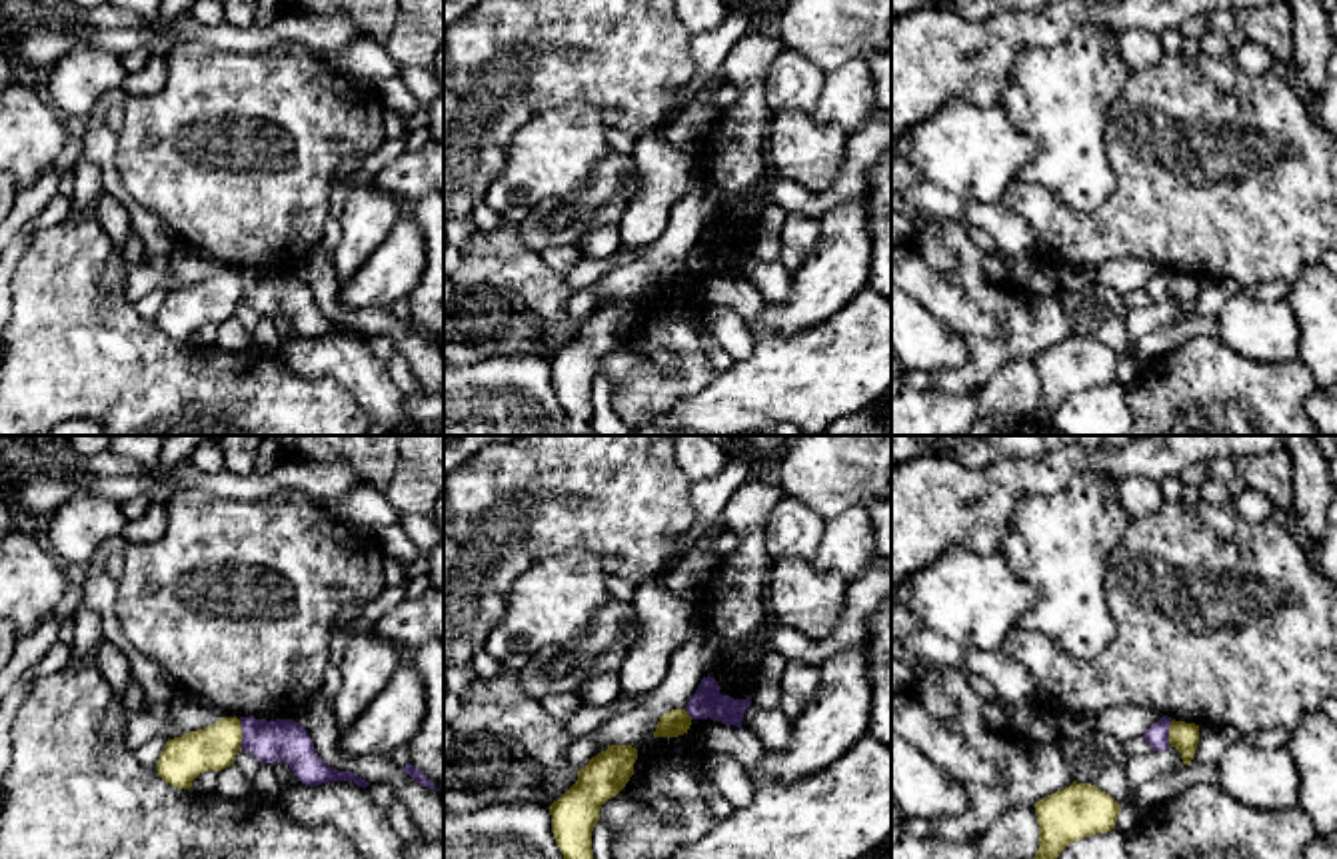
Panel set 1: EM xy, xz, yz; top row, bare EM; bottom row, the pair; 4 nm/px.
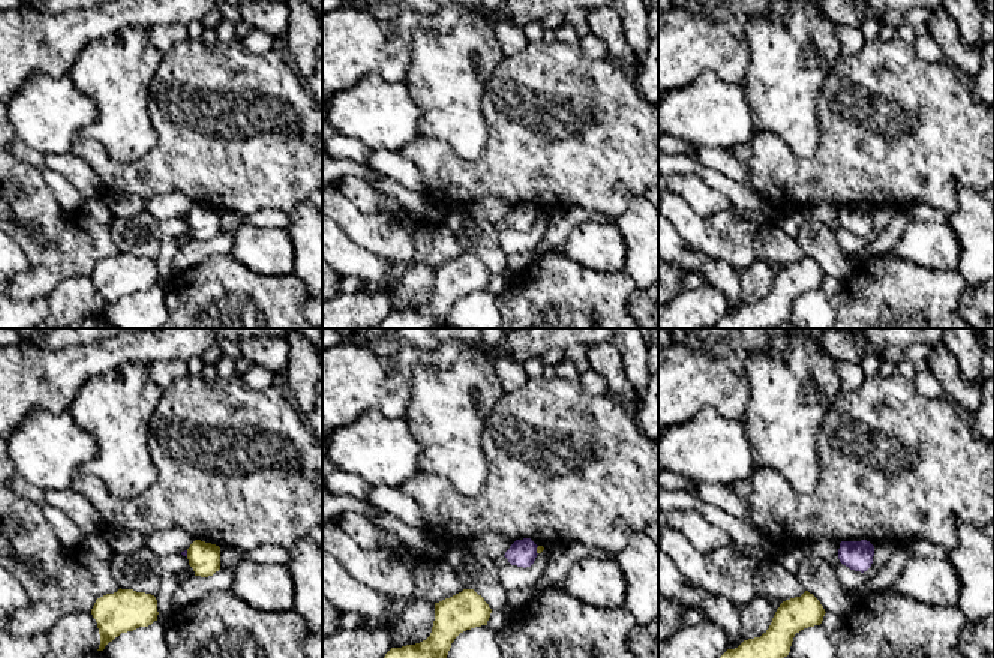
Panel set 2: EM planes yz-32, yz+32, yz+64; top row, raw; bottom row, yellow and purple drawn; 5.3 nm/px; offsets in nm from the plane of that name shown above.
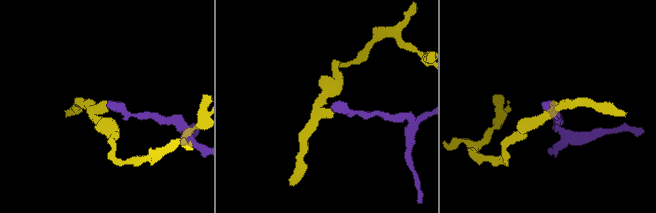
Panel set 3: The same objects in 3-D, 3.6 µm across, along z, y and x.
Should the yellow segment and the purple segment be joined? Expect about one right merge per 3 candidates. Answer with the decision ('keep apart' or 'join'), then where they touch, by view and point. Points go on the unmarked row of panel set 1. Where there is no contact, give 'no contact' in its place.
keep apart | xy (240, 286)

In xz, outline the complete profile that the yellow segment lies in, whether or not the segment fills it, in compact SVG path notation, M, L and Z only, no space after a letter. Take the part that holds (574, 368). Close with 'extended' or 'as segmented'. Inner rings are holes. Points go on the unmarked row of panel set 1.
M608 298L578 324L578 334L550 358L552 386L566 412L568 435L592 431L592 384L600 374L600 362L626 340L634 328L636 312L636 300Z; as segmented

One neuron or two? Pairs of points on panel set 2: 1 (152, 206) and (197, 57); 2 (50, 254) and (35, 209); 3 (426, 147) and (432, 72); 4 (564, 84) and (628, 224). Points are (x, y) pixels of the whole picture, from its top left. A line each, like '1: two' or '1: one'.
1: two
2: one
3: two
4: two

